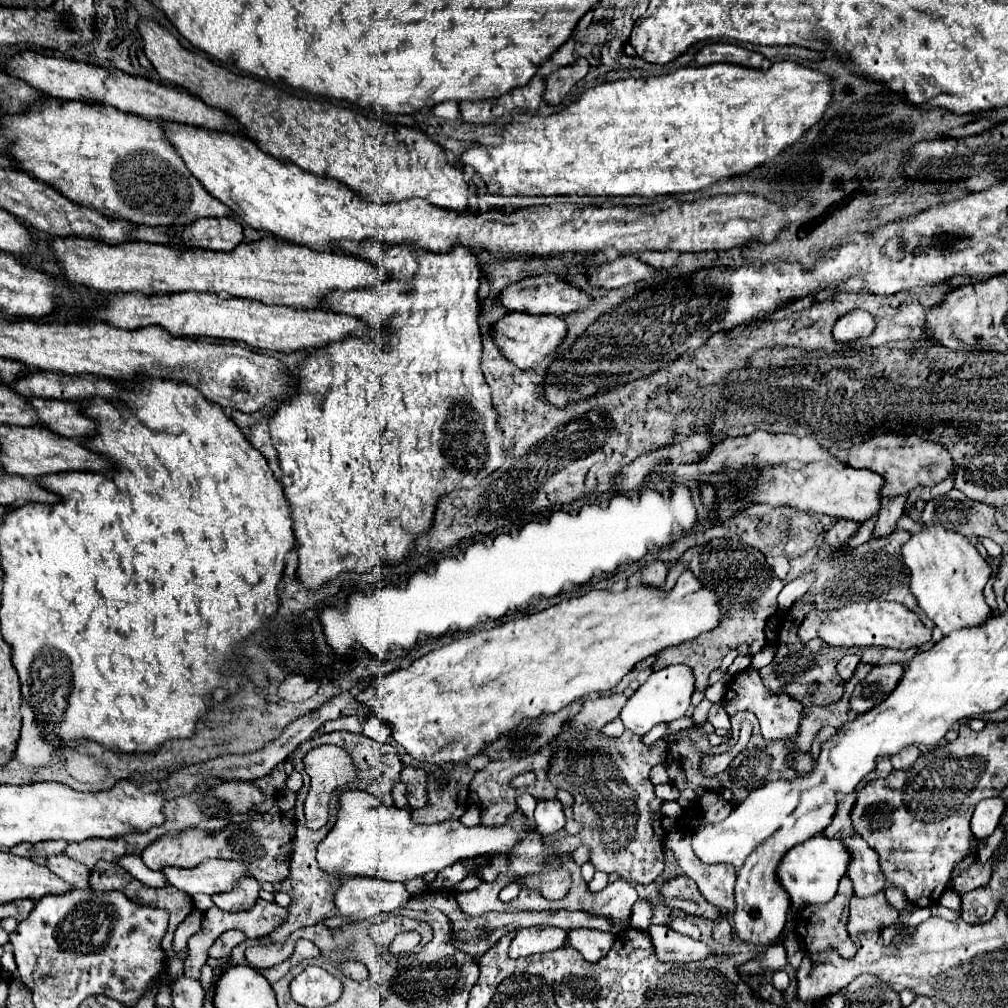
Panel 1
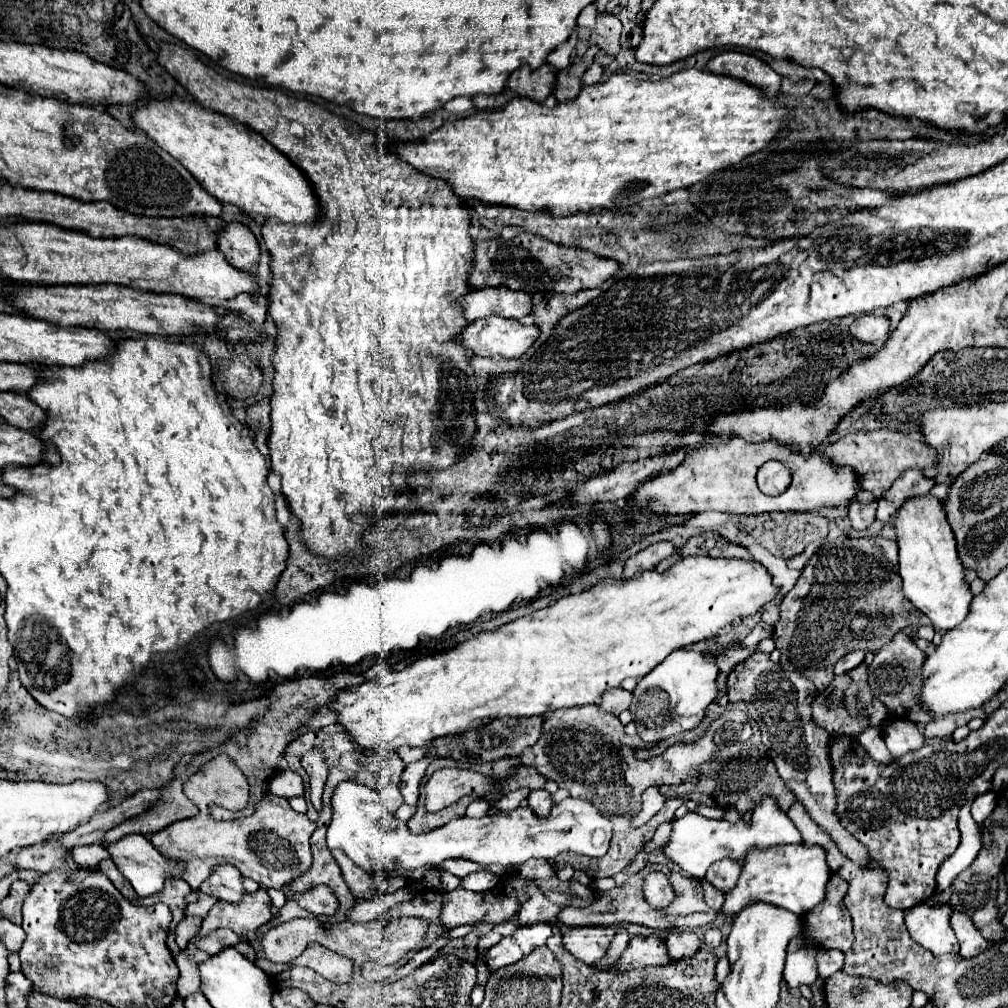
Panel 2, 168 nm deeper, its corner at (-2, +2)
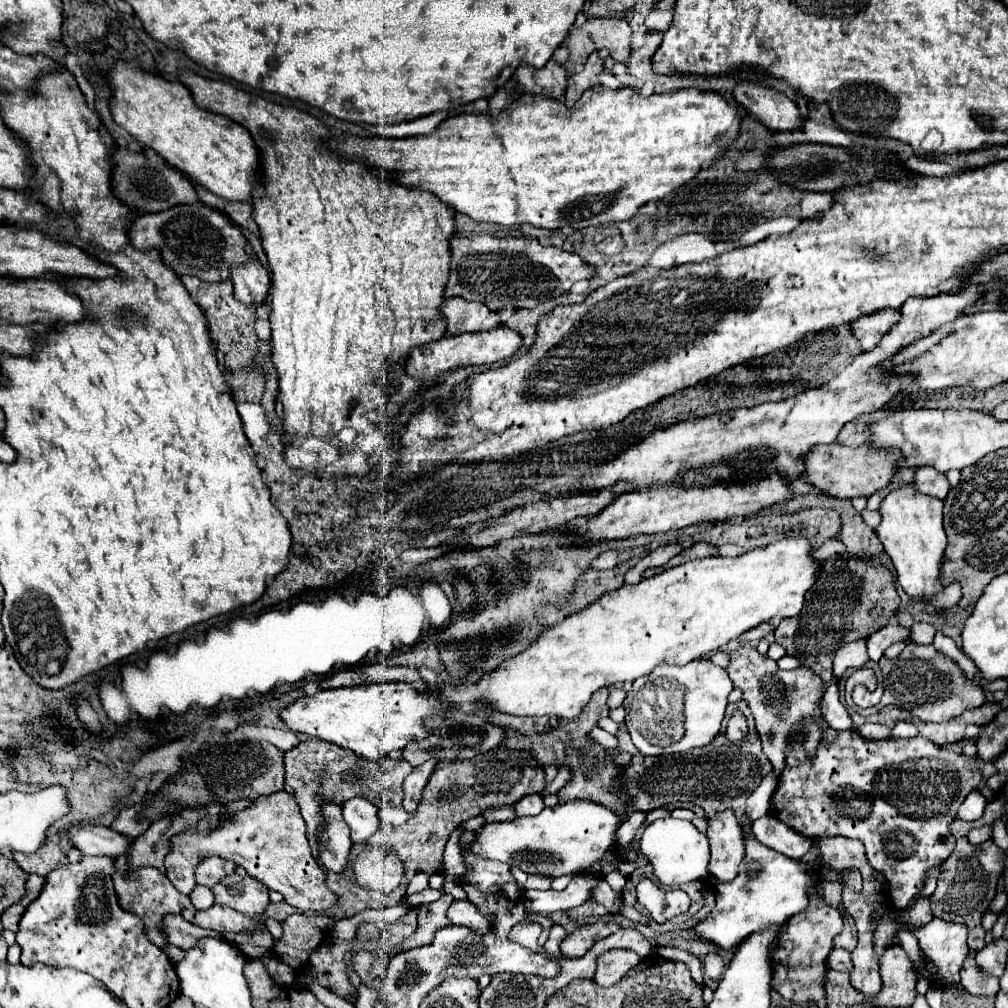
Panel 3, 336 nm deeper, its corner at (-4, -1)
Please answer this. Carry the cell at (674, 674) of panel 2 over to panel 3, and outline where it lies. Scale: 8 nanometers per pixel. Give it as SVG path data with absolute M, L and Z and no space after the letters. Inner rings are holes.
M702 658L684 666L660 664L648 676L632 682L630 690L634 692L626 696L624 708L632 742L646 756L662 756L694 750L712 742L712 738L720 732L720 722L728 704L726 698L732 692L732 682L724 668L716 666L710 658ZM636 690L670 690L670 702L648 706L648 710L644 710L642 704L646 704L646 696Z

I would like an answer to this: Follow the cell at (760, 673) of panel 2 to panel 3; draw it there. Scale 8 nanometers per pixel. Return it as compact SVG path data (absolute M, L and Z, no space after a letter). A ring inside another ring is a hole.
M742 646L736 652L730 652L730 666L728 666L728 676L734 682L734 688L742 690L742 698L748 702L748 708L756 720L756 730L762 738L762 750L768 756L768 760L774 766L774 774L780 776L780 772L784 772L786 766L786 748L792 744L794 738L802 740L802 746L808 754L808 758L812 758L816 754L816 748L820 744L820 736L822 736L822 728L820 728L820 718L822 718L822 680L820 676L816 676L812 670L808 668L796 668L796 670L780 670L778 664L768 658L766 654L758 654L754 646Z

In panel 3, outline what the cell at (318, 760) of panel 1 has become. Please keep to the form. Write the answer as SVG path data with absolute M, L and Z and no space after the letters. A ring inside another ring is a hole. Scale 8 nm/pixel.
M276 792L276 794L270 794L270 796L260 796L254 802L252 808L240 810L232 816L224 816L214 828L210 828L206 832L198 830L198 828L178 832L170 840L170 854L166 856L166 876L168 876L168 880L180 892L190 894L196 888L196 866L200 864L200 860L204 860L208 856L220 856L224 860L232 860L234 864L248 870L248 874L252 878L260 880L268 890L280 892L288 904L300 908L302 912L326 910L336 902L336 896L326 886L326 874L320 870L320 866L312 858L310 846L308 846L308 840L306 840L306 824L300 816L300 808L298 808L294 796L288 794L288 792Z

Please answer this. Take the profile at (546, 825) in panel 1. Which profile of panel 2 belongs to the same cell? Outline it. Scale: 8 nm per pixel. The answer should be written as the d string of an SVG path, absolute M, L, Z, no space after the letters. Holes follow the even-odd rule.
M536 789L536 791L530 791L528 795L528 805L534 813L538 813L538 817L546 817L546 813L550 813L550 807L552 807L552 799L550 799L550 793L544 791L544 789Z

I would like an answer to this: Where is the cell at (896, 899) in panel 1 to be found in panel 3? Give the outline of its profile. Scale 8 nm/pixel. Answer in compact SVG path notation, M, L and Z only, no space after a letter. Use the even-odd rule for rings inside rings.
M932 918L928 924L922 924L912 930L918 938L920 950L934 960L940 974L946 982L960 982L960 968L968 954L968 932L964 924L952 924L946 920Z

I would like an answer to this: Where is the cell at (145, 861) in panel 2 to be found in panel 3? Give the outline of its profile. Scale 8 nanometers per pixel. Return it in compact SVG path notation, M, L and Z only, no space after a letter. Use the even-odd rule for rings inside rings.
M74 826L70 830L70 842L88 856L110 856L110 858L120 858L120 856L128 856L130 854L130 846L132 842L112 830L112 828L104 828L104 826Z

